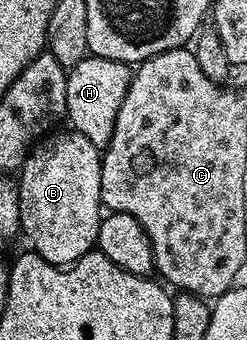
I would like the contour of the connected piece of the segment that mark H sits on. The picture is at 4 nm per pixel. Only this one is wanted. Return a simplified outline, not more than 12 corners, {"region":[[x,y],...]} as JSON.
{"region":[[92,54],[68,69],[65,116],[104,149],[130,65]]}

